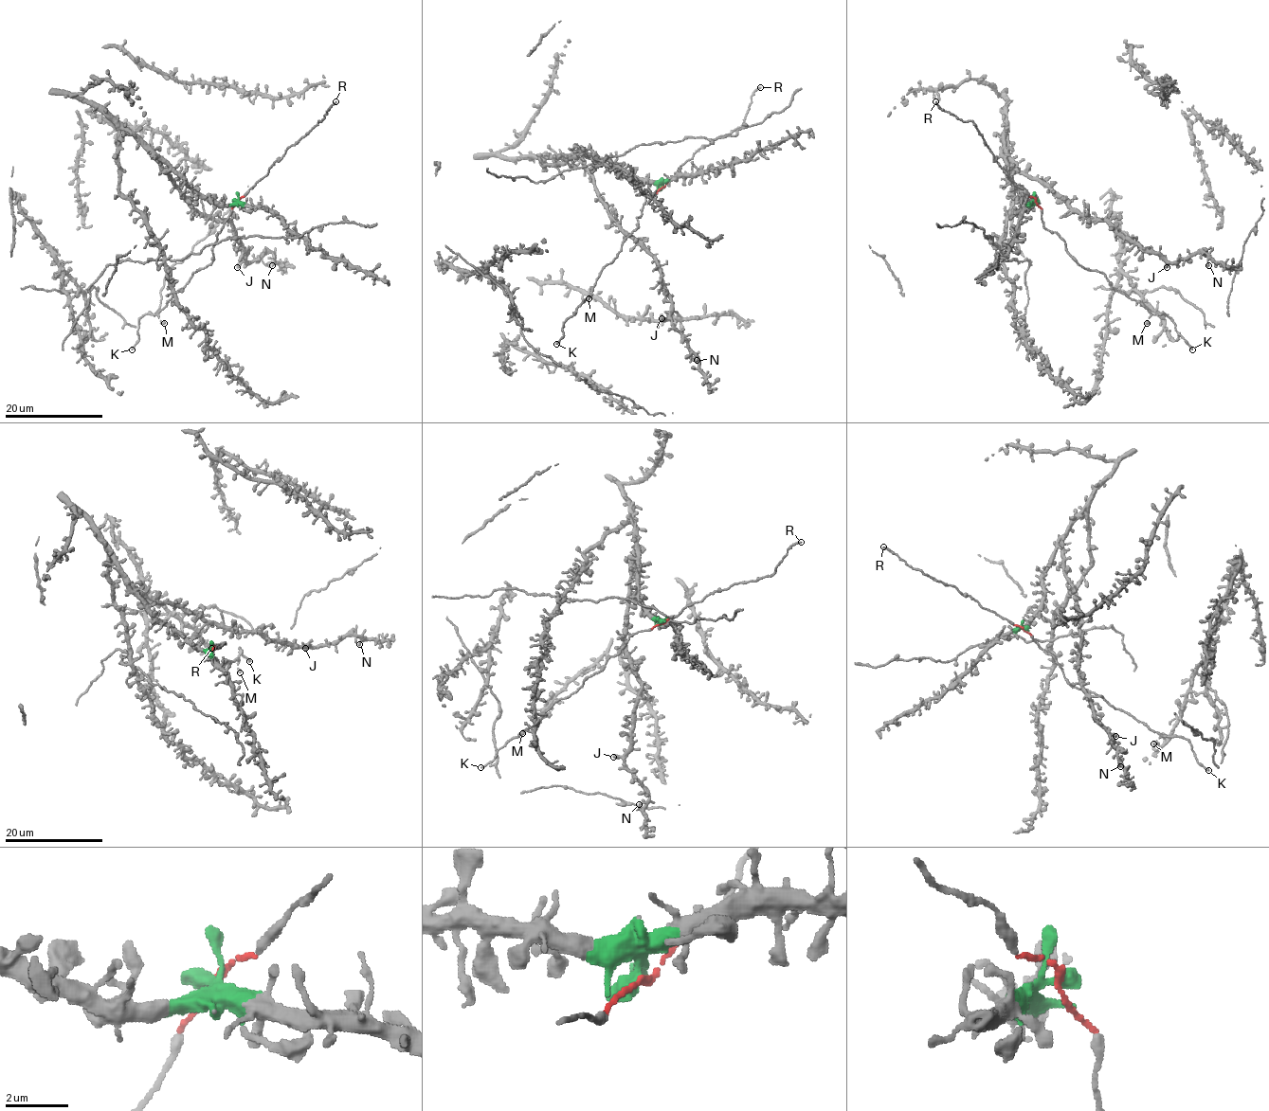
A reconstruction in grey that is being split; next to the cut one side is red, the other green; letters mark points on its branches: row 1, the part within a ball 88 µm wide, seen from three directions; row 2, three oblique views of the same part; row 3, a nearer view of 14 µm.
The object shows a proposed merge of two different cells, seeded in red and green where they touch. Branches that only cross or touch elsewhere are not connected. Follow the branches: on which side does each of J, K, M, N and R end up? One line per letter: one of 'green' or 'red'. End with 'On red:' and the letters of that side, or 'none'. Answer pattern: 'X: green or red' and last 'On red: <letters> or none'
J: green
K: red
M: red
N: green
R: red
On red: K, M, R

